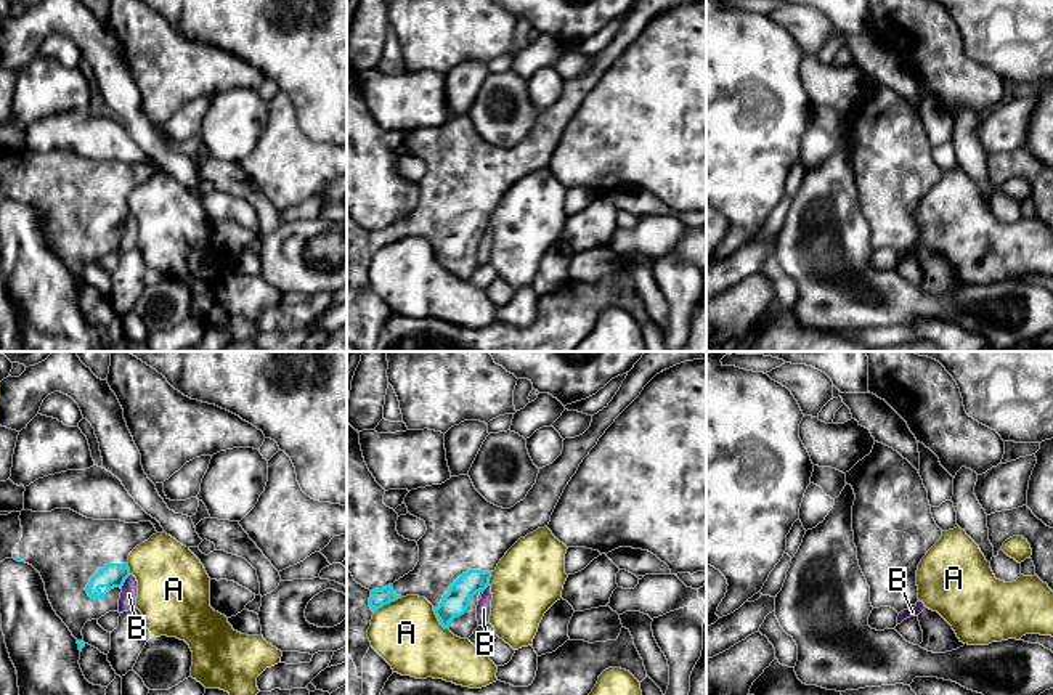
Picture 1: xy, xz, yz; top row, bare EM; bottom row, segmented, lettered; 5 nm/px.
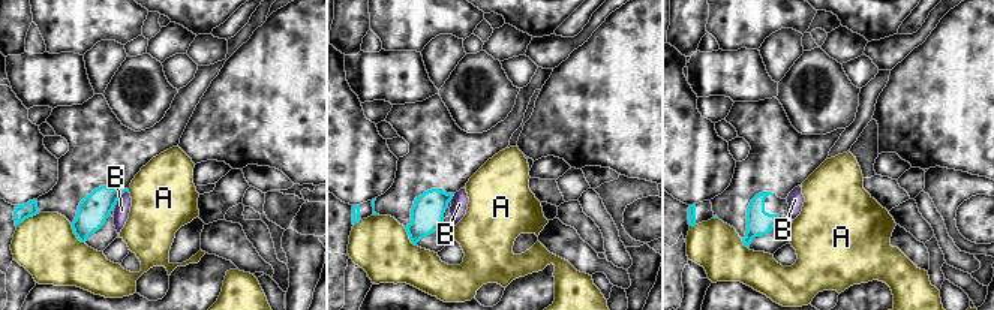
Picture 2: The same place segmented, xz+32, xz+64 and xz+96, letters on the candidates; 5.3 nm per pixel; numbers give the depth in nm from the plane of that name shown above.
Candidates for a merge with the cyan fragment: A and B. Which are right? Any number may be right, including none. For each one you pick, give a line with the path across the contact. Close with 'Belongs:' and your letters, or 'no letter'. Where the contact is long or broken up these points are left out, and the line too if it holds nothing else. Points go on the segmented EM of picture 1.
Belongs: no letter

